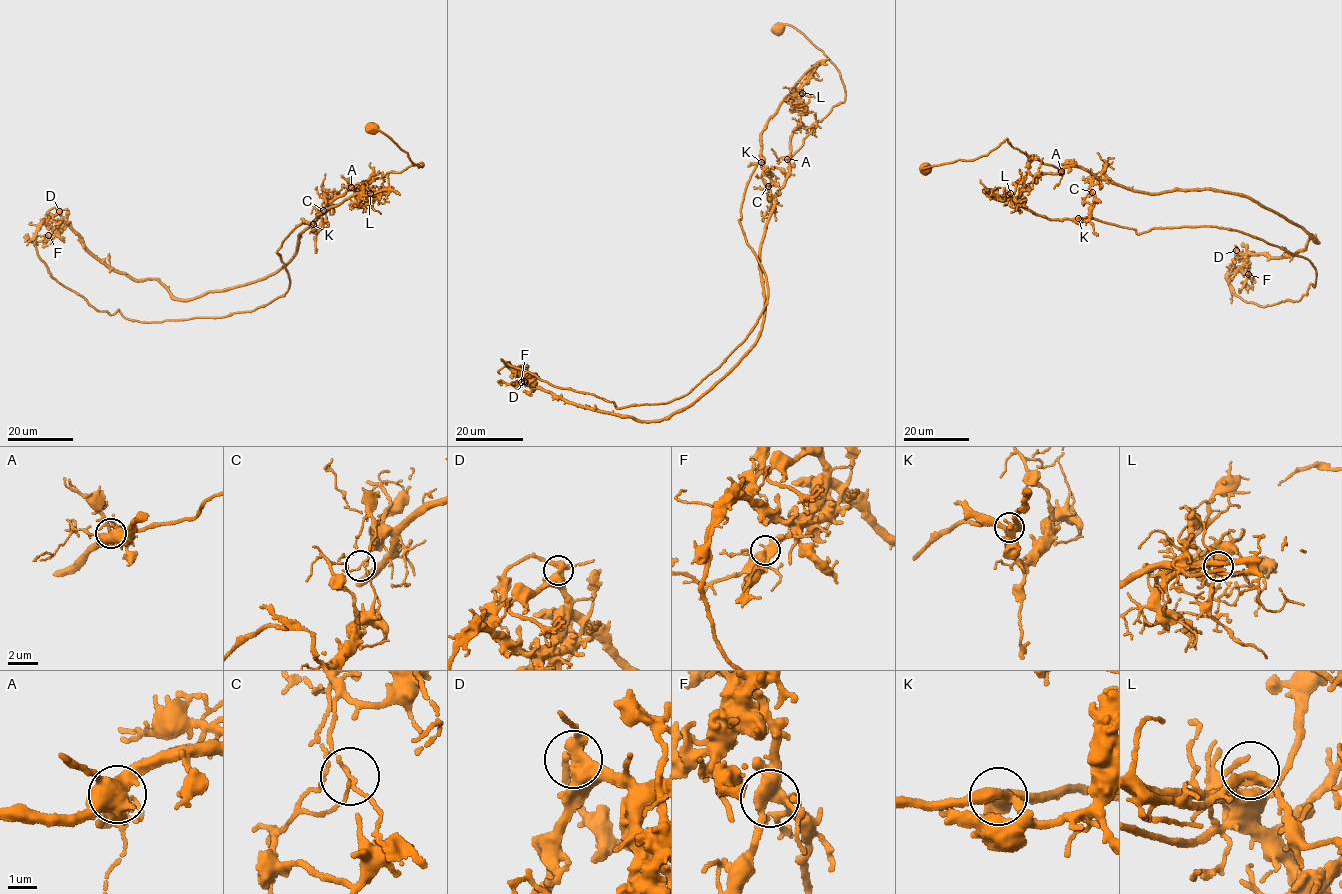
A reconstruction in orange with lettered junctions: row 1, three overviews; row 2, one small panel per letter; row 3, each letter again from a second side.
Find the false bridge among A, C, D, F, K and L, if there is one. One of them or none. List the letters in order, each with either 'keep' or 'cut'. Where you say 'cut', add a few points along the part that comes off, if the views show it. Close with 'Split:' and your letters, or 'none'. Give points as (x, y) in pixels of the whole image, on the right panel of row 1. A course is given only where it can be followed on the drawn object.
A: keep
C: cut; foreign part runs (1092, 192), (1082, 220), (1233, 229), (1309, 261), (1314, 287), (1244, 300), (1228, 275), (1241, 243)
D: keep
F: keep
K: keep
L: keep
Split: C

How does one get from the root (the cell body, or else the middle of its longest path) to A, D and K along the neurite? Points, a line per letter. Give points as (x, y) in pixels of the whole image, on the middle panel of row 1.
A: (777, 28), (792, 26), (824, 52), (838, 70), (845, 92), (845, 100), (813, 125), (803, 145), (787, 159)
D: (777, 28), (824, 52), (845, 92), (775, 195), (755, 345), (692, 403), (650, 422), (524, 381)
K: (777, 28), (792, 26), (824, 52), (839, 73), (845, 100), (813, 125), (774, 195), (772, 174), (761, 162)

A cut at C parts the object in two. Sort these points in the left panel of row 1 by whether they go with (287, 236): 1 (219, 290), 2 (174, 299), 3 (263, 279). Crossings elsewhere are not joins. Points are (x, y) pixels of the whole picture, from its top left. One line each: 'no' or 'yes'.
1: no
2: no
3: no

